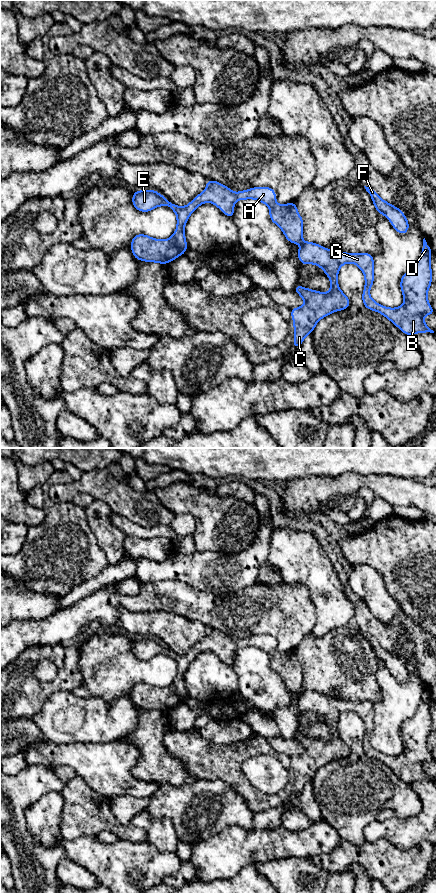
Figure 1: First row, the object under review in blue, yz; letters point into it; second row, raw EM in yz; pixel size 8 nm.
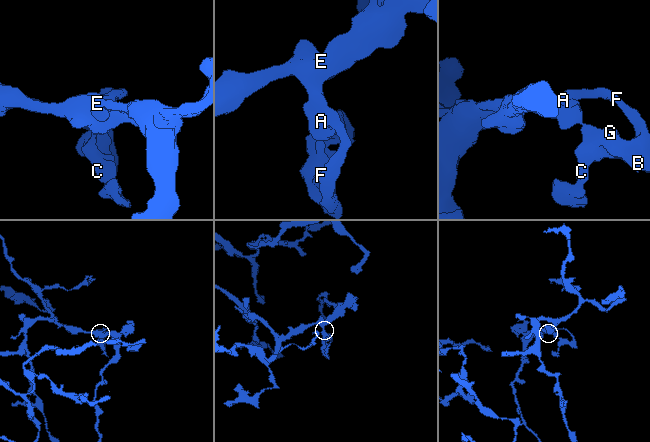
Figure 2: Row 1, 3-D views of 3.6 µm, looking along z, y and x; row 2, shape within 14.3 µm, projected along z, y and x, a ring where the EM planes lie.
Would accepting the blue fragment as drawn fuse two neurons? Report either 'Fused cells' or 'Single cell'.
Single cell

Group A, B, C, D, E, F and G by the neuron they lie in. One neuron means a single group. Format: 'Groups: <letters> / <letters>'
Groups: A B C D E F G

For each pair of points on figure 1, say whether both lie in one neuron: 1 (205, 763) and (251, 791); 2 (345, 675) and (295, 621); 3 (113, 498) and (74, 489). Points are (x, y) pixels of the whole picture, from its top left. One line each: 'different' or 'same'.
1: same
2: different
3: same

